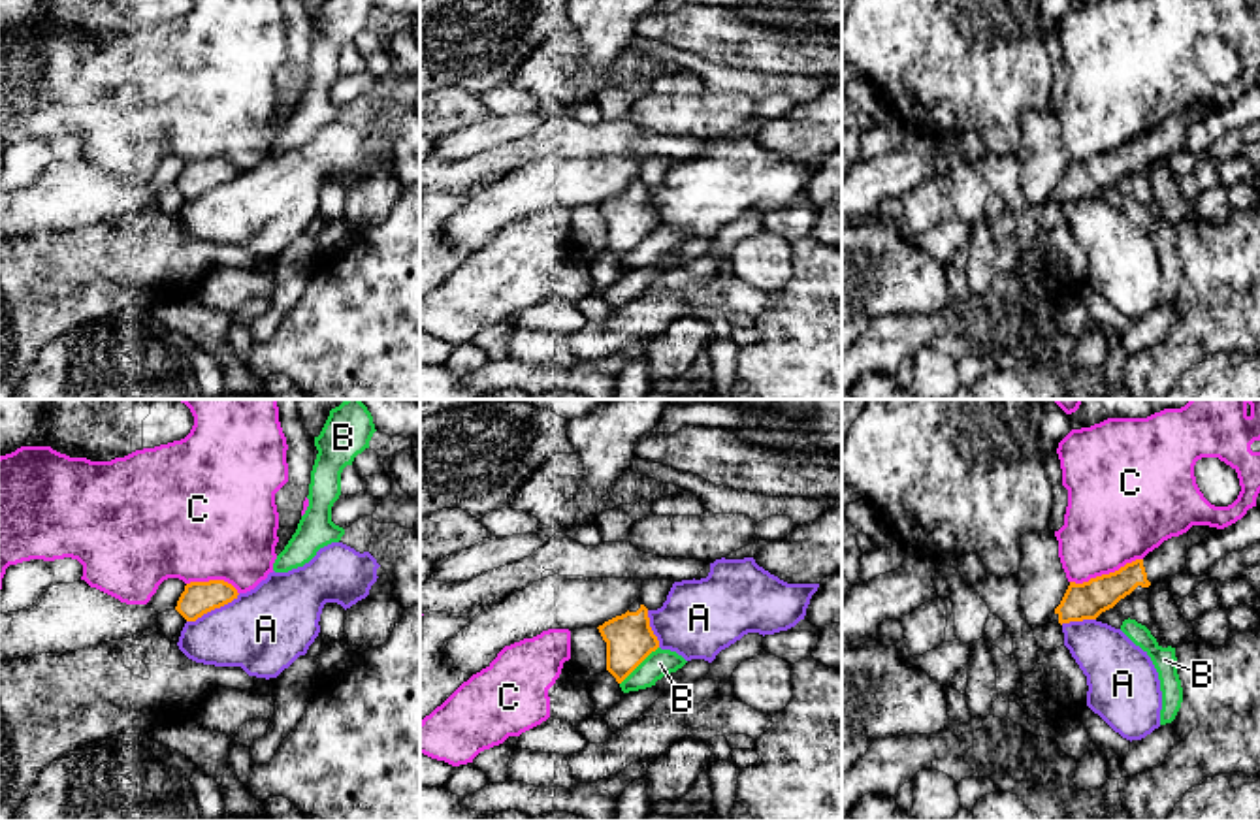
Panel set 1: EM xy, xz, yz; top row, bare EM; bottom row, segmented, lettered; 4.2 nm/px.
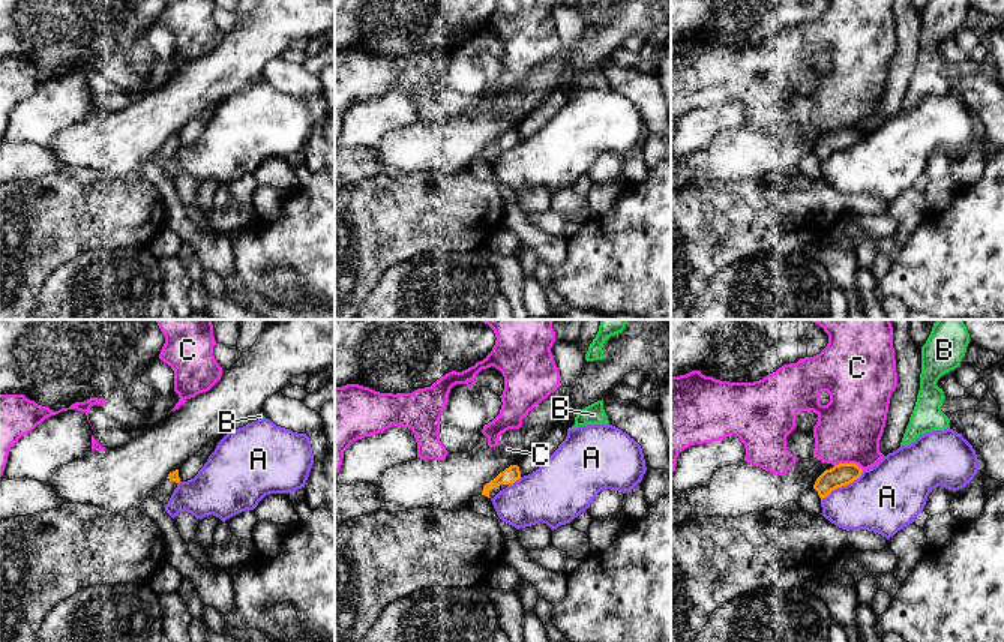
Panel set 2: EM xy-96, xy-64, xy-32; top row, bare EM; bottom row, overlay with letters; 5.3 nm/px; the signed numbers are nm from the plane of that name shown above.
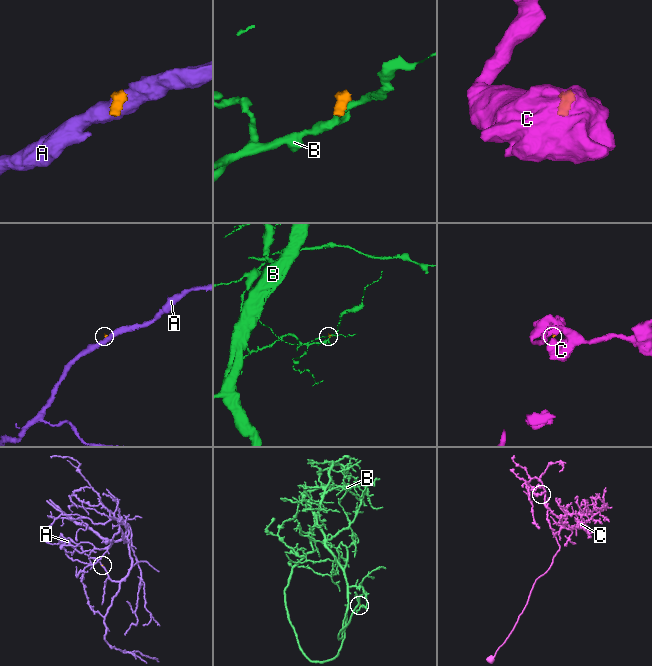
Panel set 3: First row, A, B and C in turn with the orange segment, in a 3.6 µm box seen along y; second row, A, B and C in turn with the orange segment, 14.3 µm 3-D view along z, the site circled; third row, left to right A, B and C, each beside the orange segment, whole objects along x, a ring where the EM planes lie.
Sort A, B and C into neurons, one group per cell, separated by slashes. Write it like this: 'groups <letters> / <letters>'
groups A / B / C

